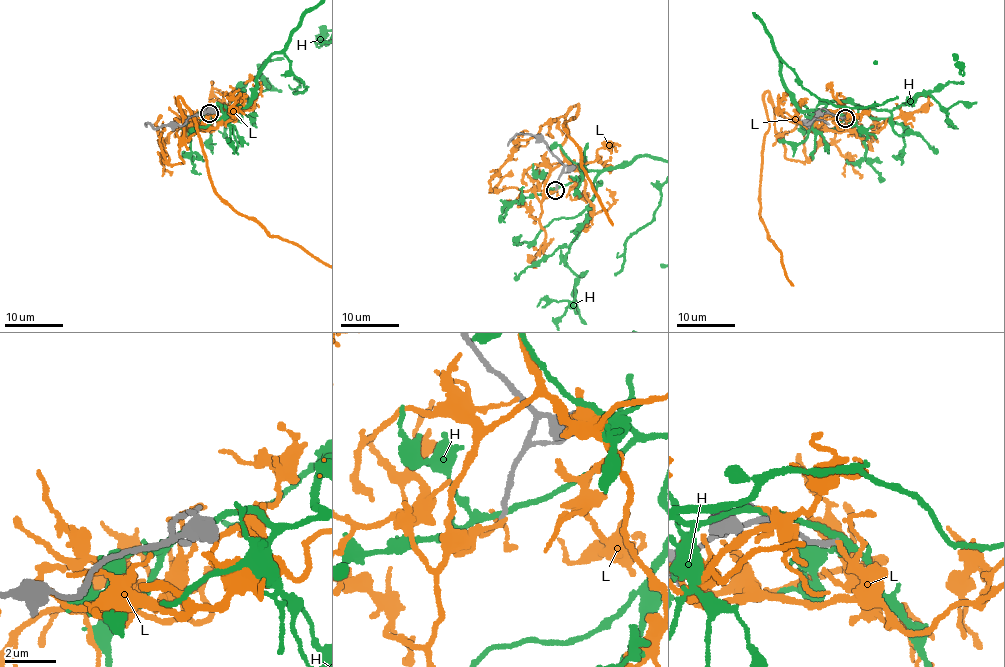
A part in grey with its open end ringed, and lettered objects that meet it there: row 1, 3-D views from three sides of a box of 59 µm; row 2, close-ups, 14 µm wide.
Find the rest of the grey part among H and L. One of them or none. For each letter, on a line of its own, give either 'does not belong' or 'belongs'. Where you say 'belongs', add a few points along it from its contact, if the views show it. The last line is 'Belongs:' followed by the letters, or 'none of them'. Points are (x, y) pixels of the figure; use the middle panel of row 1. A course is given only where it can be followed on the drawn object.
H: does not belong
L: does not belong
Belongs: none of them

